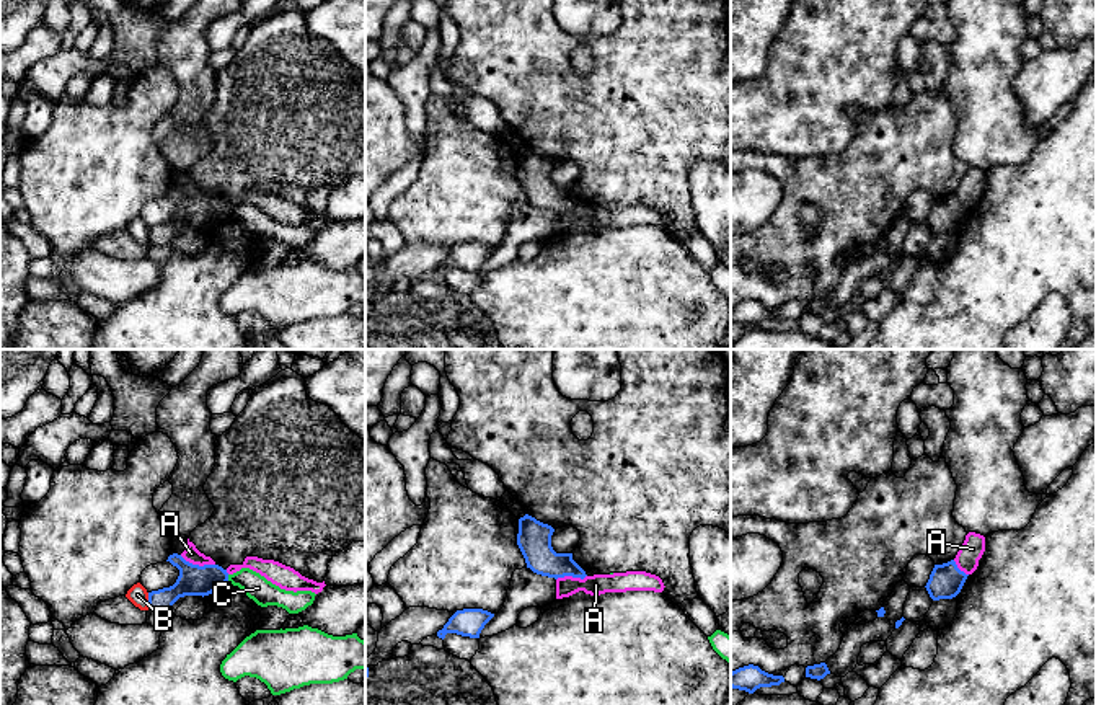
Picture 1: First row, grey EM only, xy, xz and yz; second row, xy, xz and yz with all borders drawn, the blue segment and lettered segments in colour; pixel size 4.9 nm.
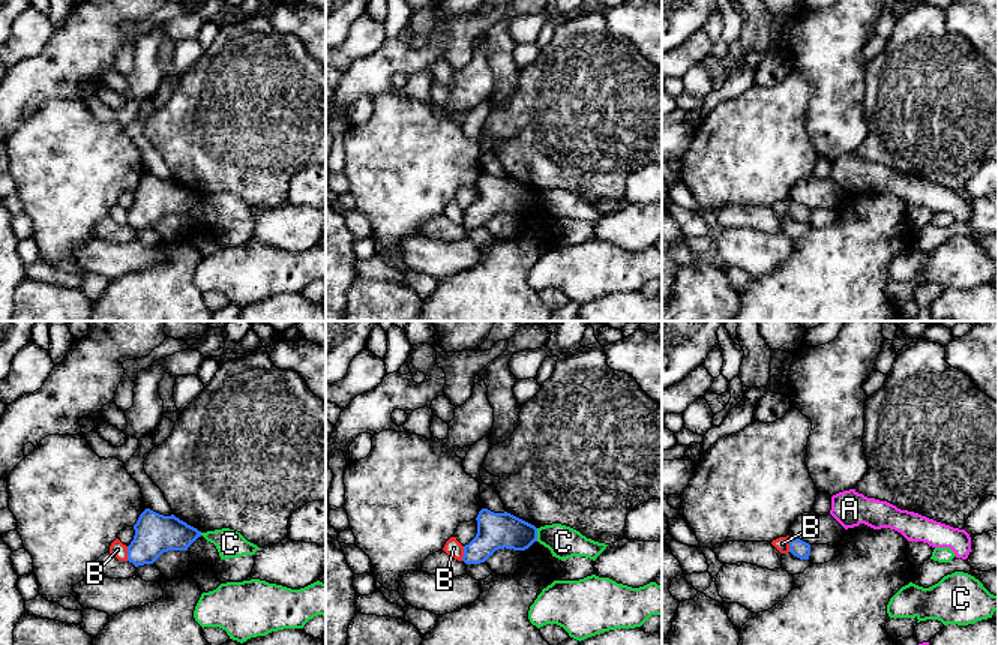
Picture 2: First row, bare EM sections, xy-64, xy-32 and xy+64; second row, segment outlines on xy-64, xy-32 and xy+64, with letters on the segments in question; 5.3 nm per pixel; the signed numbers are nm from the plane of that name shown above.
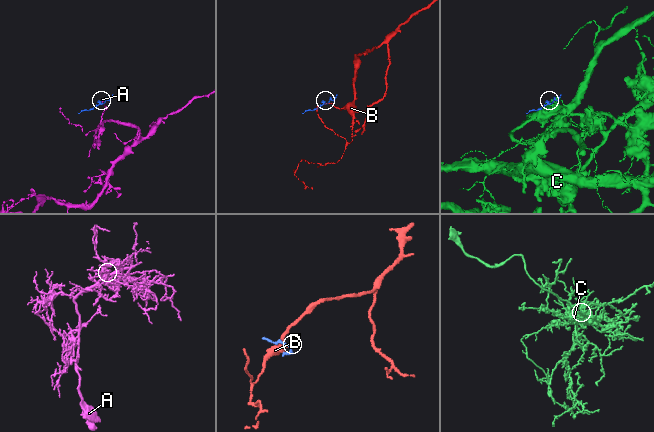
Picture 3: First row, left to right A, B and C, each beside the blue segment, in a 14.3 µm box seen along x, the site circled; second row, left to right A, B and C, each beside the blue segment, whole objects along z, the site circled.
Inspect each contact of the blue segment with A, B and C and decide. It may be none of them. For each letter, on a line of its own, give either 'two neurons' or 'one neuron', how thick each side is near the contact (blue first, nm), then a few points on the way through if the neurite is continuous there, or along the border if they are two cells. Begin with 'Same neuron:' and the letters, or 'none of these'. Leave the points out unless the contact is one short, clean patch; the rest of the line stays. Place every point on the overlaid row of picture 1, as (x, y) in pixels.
Same neuron: none of these
A: two neurons; 150 nm thick on the blue side, 80 nm on the other; border along xy (180, 555), (193, 563), (214, 565)
B: two neurons; 150 nm thick on the blue side, 100 nm on the other
C: two neurons; 150 nm thick on the blue side, 120 nm on the other; border along xy (227, 575), (229, 580)

